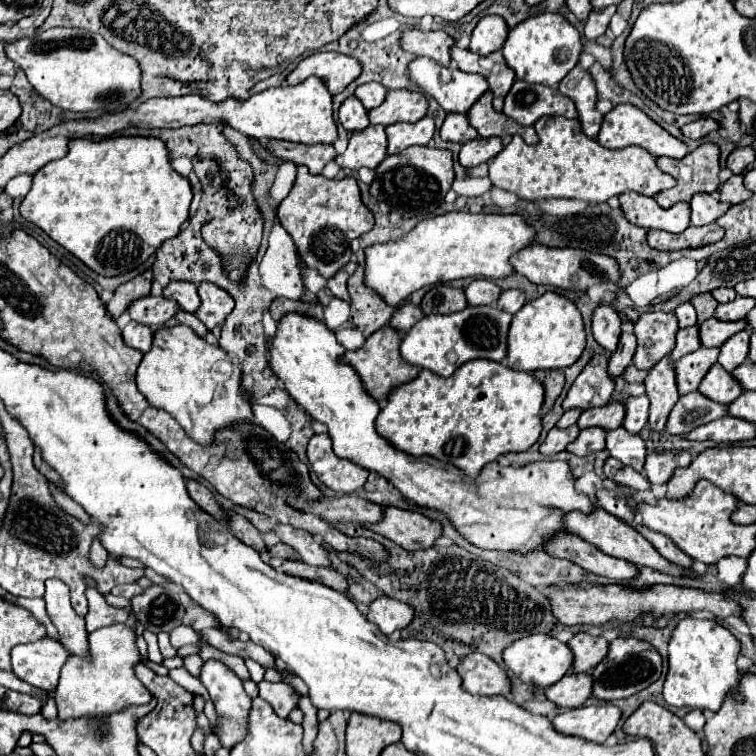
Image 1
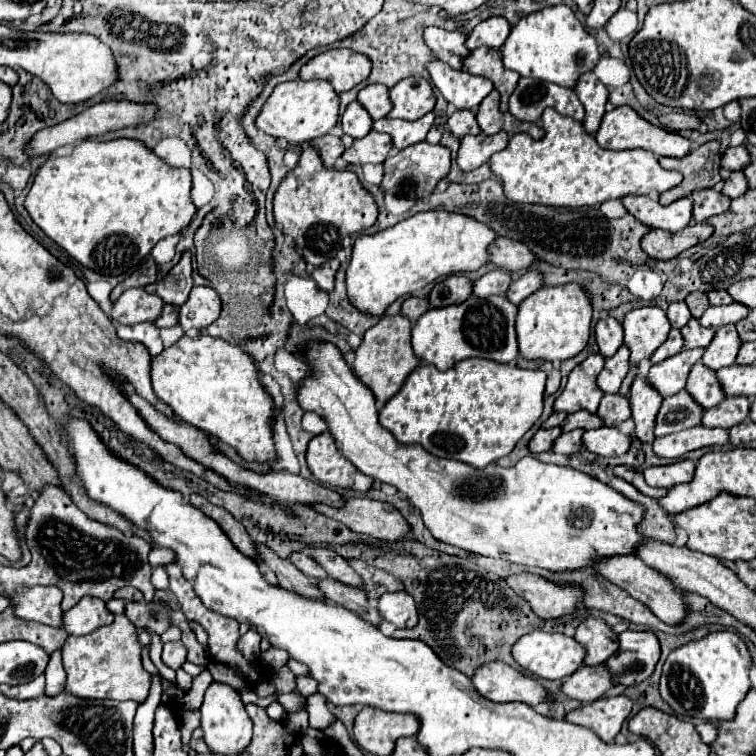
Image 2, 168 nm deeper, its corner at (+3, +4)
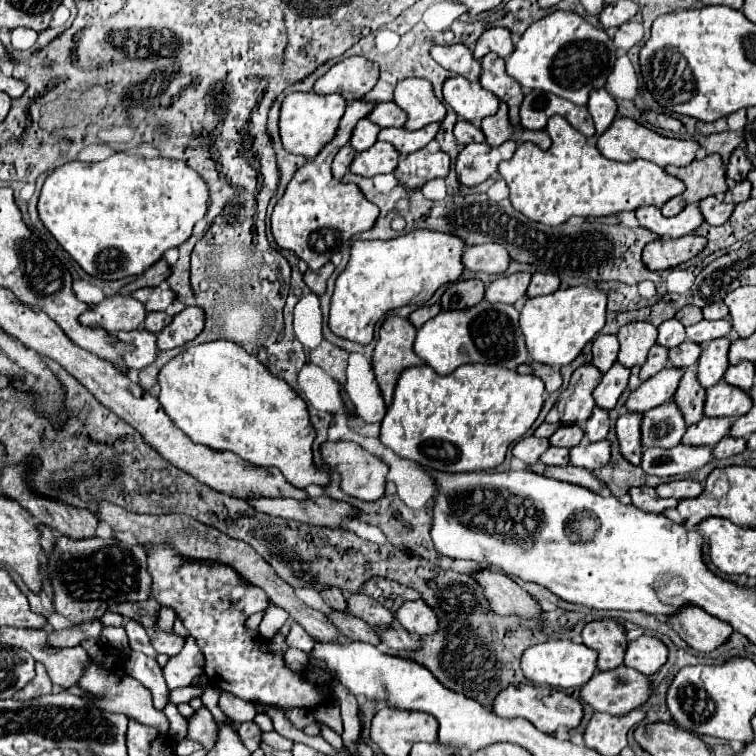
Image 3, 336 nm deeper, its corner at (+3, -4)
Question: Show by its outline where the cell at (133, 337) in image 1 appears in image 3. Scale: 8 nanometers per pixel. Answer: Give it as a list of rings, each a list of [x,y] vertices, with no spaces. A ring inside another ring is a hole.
[[[136,328],[130,332],[118,332],[116,334],[118,340],[122,340],[124,344],[134,346],[134,352],[124,354],[124,366],[128,370],[142,370],[148,364],[152,364],[158,356],[158,338],[154,334],[150,334],[144,328]]]

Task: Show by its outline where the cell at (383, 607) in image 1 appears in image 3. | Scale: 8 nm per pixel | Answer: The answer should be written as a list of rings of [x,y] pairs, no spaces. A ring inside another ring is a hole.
[[[408,600],[404,602],[396,612],[394,620],[408,630],[412,636],[424,636],[424,634],[434,634],[436,618],[434,612],[426,606],[422,600]]]

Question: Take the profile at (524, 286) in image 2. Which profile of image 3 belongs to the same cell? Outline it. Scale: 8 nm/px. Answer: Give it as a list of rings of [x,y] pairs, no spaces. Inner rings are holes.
[[[534,274],[524,298],[534,298],[534,296],[550,294],[550,292],[558,290],[558,286],[560,286],[560,278],[558,276],[554,276],[554,274]]]

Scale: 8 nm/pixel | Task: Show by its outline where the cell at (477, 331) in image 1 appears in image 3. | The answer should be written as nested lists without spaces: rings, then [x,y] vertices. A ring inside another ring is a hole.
[[[486,300],[466,310],[440,312],[430,318],[430,322],[426,322],[416,334],[414,352],[438,374],[450,374],[468,362],[498,364],[502,368],[516,370],[528,360],[524,336],[518,328],[516,308],[510,304],[490,304]]]

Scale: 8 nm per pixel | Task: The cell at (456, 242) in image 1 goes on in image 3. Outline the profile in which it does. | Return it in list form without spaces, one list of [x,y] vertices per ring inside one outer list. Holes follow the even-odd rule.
[[[414,230],[408,234],[402,234],[392,240],[358,240],[352,244],[350,260],[344,268],[344,272],[336,280],[336,288],[330,302],[330,330],[336,334],[344,334],[344,338],[356,340],[360,344],[368,344],[374,336],[376,322],[394,308],[406,306],[406,304],[424,304],[432,298],[432,294],[448,282],[456,282],[462,272],[462,252],[466,250],[466,242],[458,236],[436,232],[436,230]]]

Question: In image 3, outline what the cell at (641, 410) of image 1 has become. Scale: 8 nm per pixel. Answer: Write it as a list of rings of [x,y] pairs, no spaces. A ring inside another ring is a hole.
[[[594,408],[594,414],[588,418],[586,422],[586,438],[590,442],[598,442],[608,436],[610,430],[610,418],[608,418],[608,410],[602,410],[602,408]]]

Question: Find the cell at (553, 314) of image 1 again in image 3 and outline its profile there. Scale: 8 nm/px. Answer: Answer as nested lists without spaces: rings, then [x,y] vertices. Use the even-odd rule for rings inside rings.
[[[588,286],[560,288],[548,296],[528,298],[520,310],[520,330],[526,338],[530,358],[548,366],[570,364],[582,352],[582,348],[602,330],[606,320],[604,314],[606,292]]]

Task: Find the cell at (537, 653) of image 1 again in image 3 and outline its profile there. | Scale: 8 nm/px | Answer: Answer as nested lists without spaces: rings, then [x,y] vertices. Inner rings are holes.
[[[552,640],[530,646],[522,654],[520,666],[524,676],[534,684],[552,686],[552,688],[580,688],[596,672],[596,652],[584,644],[574,644],[570,640]]]

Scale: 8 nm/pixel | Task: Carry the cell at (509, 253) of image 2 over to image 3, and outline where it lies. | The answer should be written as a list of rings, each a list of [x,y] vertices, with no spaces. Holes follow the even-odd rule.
[[[480,244],[480,246],[468,246],[462,256],[462,262],[472,272],[504,274],[512,258],[500,244]]]

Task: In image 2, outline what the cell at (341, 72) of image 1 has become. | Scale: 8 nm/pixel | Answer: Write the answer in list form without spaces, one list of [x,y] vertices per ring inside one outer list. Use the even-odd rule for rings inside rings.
[[[336,48],[312,58],[306,66],[302,66],[300,78],[326,80],[340,94],[364,82],[370,76],[370,70],[372,70],[372,64],[368,56],[358,54],[354,50]]]

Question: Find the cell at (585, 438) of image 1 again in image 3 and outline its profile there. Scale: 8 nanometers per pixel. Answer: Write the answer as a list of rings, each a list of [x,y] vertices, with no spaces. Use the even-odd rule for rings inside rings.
[[[550,446],[542,458],[540,458],[544,464],[548,466],[566,466],[570,462],[570,450],[568,448],[558,448],[558,446]]]

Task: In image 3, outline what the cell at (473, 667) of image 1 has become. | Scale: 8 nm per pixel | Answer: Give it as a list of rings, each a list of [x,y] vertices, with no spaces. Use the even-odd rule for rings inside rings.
[[[530,684],[506,686],[494,698],[492,710],[502,718],[518,718],[518,716],[522,716],[522,718],[530,720],[538,730],[542,730],[546,734],[554,734],[554,730],[558,726],[574,728],[582,720],[582,704],[580,704],[580,700],[564,694],[562,690],[554,690],[554,688],[548,688],[548,686],[530,686]]]

